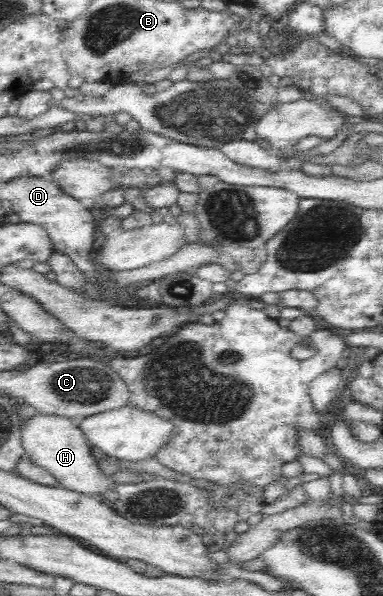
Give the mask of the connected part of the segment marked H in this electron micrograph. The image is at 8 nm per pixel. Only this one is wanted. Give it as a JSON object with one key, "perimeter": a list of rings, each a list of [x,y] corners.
{"perimeter":[[[38,414],[20,424],[21,444],[25,451],[25,457],[34,465],[46,470],[65,489],[82,493],[106,493],[114,489],[112,478],[101,474],[99,465],[94,456],[94,451],[86,441],[84,433],[78,423],[65,416]]]}

